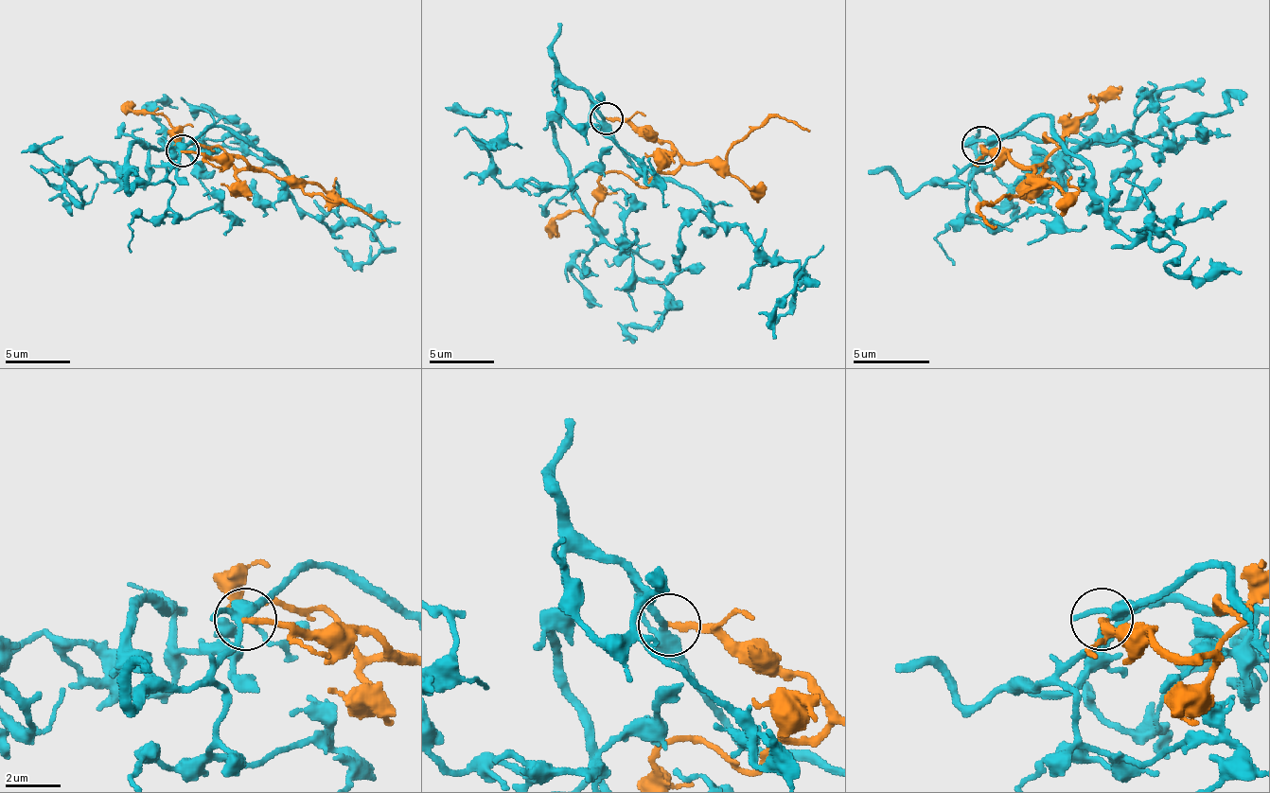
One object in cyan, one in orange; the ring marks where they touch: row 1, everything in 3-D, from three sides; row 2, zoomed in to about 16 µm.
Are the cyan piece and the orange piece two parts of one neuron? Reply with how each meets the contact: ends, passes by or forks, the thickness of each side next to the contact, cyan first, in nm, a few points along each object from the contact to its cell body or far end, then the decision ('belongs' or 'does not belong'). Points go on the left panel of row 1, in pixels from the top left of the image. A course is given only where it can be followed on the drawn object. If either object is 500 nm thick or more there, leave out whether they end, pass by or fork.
cyan forks there; orange ends there; 320 nm thick on the cyan side, 240 nm on the other; cyan runs (180, 151), (134, 184), (134, 142), (148, 181), (132, 187), (82, 158), (79, 203), (41, 149), (63, 135); orange runs (183, 151), (241, 155), (255, 167), (238, 167), (221, 149), (196, 145), (180, 149), (170, 122), (125, 103); does not belong

